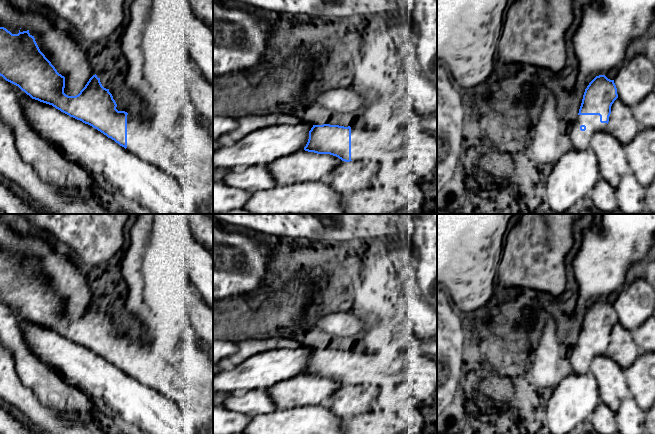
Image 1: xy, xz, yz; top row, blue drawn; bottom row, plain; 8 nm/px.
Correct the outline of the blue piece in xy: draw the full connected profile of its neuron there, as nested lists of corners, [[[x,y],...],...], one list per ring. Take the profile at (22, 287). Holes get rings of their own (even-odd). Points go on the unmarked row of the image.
[[[0,251],[0,300],[18,310],[32,323],[52,329],[61,336],[97,353],[120,370],[127,372],[127,339],[118,335],[117,328],[109,313],[102,310],[100,302],[93,299],[76,320],[64,317],[65,301],[57,296],[51,286],[40,275],[29,254],[12,258]]]

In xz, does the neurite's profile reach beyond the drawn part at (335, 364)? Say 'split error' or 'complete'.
complete

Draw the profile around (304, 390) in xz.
[[[302,375],[279,382],[269,388],[276,410],[287,410],[302,406],[320,406],[342,386],[330,378]]]

